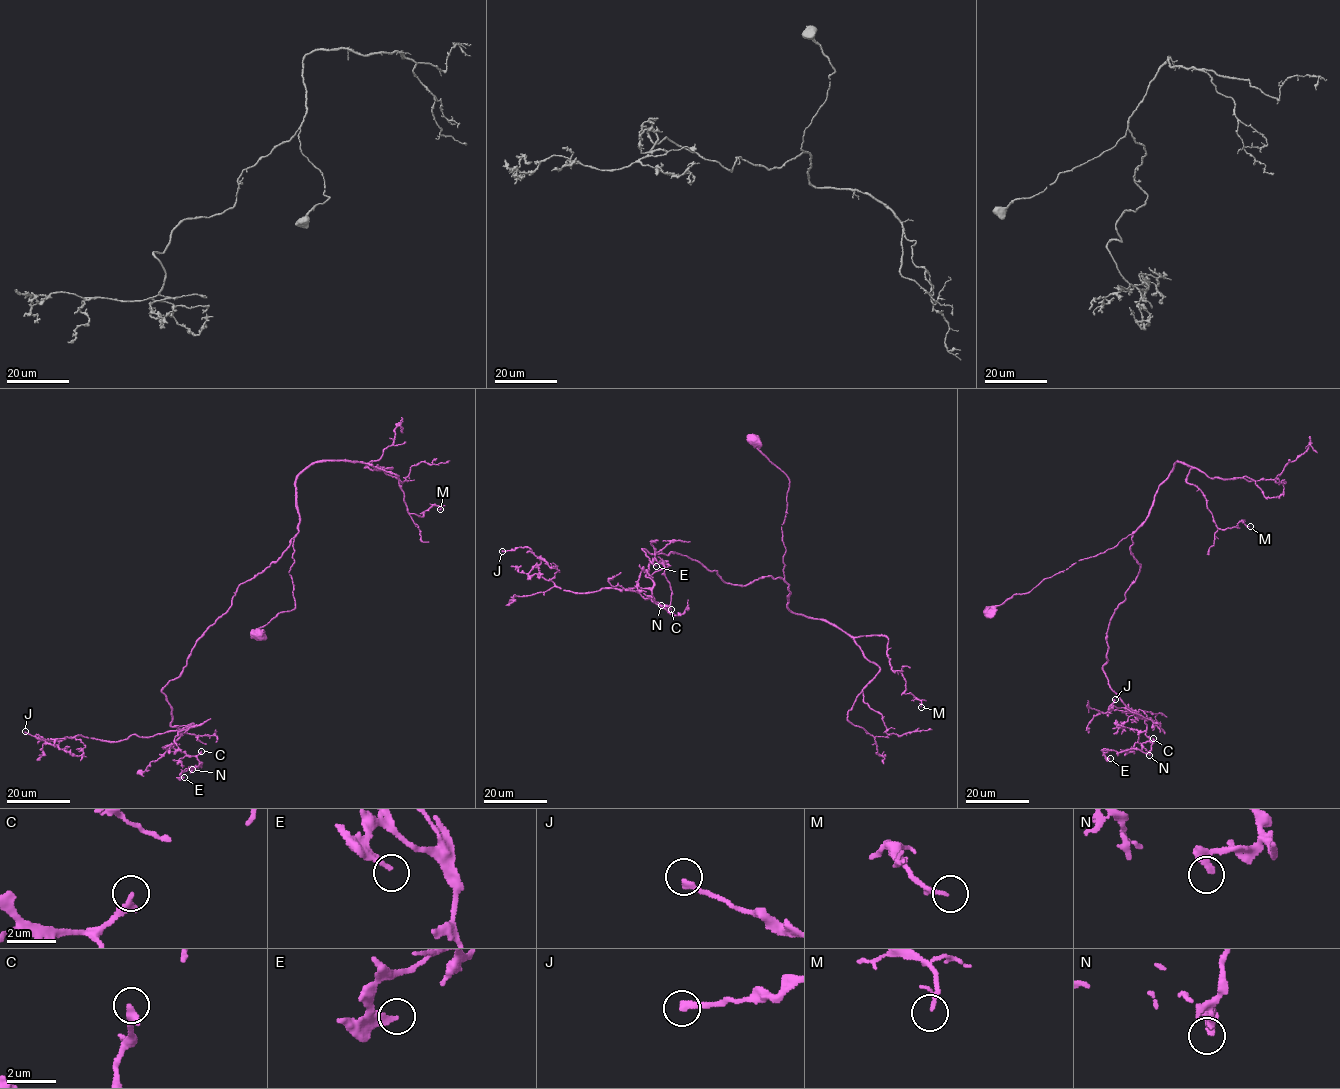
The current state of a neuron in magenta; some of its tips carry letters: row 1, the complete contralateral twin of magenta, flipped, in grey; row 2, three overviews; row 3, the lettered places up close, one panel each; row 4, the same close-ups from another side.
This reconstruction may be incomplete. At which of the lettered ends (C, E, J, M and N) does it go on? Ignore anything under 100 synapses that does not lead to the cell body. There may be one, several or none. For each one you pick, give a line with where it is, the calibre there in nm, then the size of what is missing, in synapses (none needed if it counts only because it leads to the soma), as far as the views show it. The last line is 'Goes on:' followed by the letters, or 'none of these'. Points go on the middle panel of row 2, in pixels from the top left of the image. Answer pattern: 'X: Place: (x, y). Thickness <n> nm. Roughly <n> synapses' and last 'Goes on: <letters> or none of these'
Goes on: none of these

